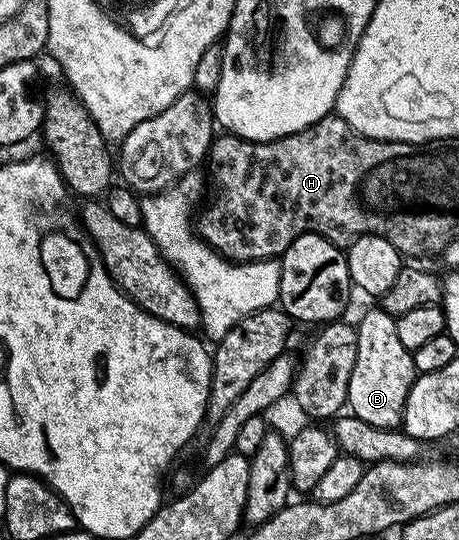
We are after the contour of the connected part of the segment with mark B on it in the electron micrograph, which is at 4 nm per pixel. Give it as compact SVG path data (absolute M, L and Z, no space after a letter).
M375 306L355 324L357 334L357 362L349 378L347 408L350 415L378 428L399 428L403 423L405 402L415 377L415 357L397 335L396 317L381 306Z

